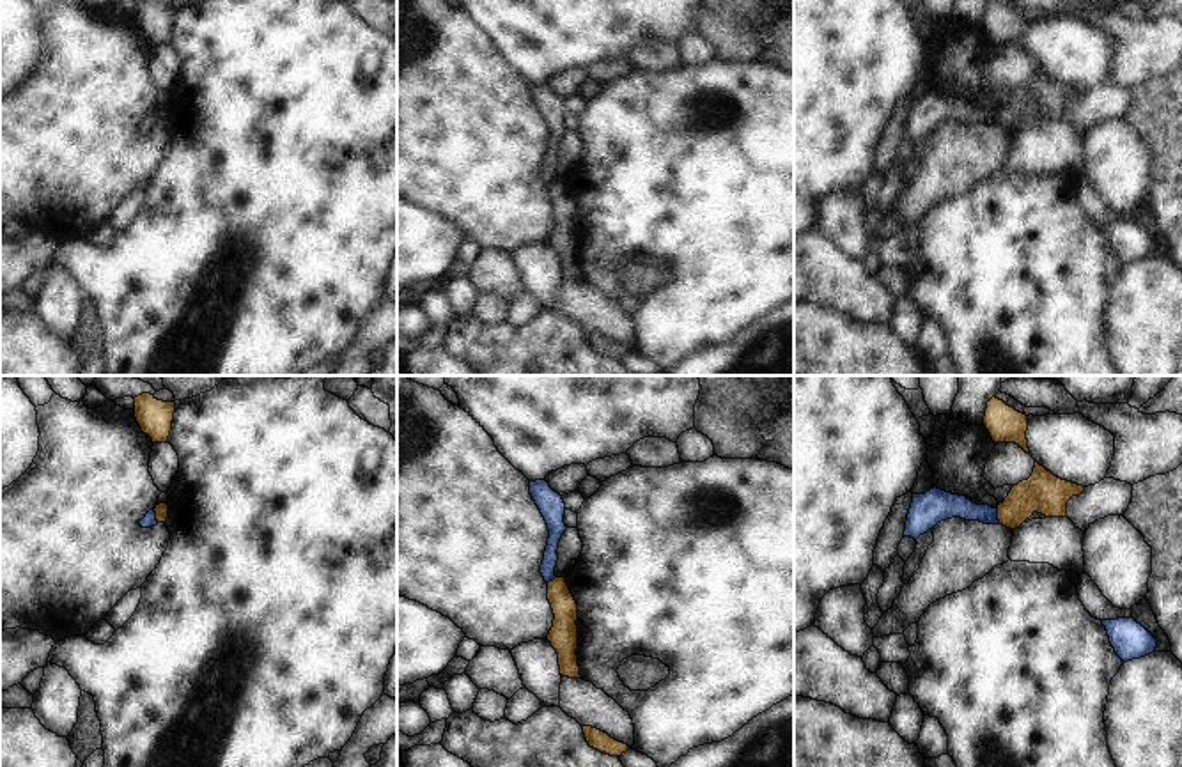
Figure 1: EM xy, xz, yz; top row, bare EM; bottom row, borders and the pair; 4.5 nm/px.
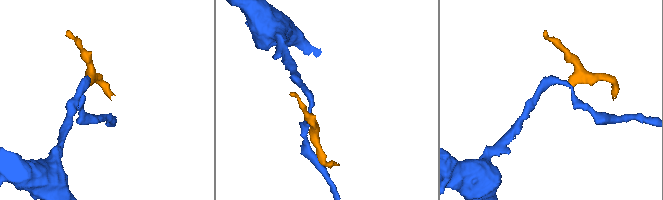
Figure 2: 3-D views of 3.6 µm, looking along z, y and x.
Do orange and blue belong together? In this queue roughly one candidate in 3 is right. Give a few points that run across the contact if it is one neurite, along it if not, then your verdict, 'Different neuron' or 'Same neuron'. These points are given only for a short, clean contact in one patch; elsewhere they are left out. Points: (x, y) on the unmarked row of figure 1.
Line: yz (996, 112), (1000, 126). Different neuron

